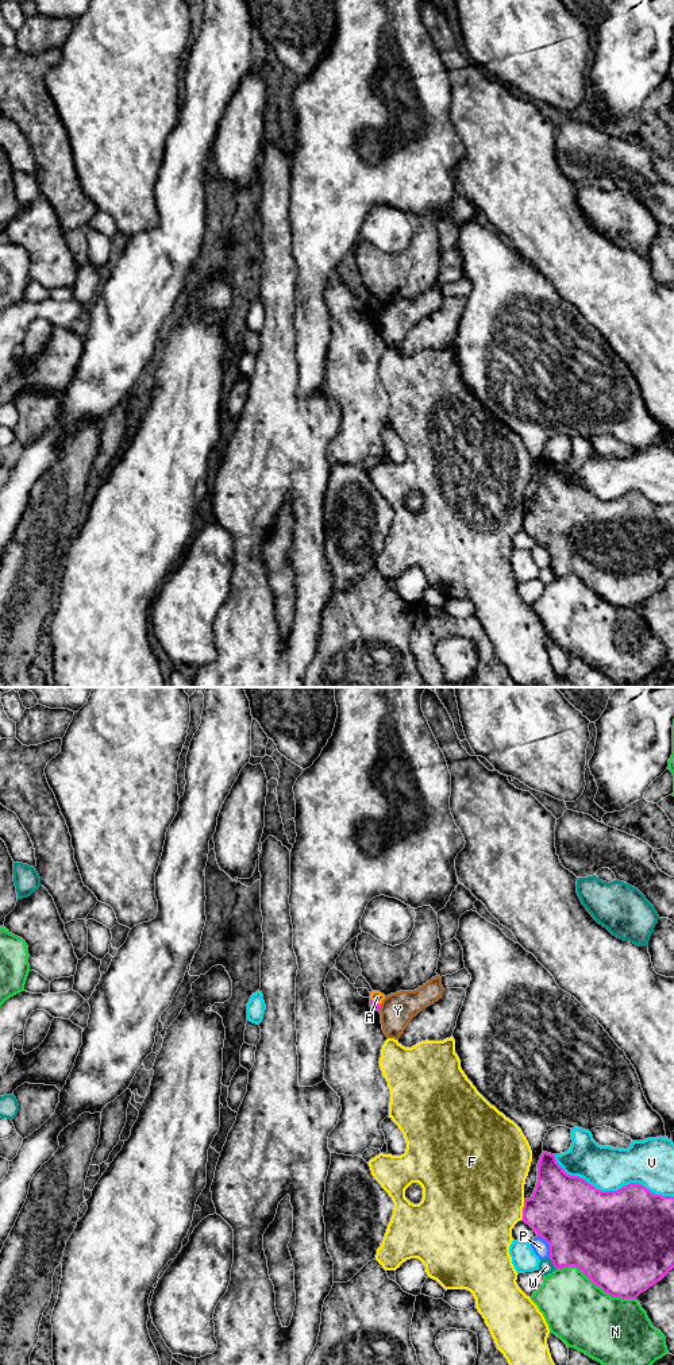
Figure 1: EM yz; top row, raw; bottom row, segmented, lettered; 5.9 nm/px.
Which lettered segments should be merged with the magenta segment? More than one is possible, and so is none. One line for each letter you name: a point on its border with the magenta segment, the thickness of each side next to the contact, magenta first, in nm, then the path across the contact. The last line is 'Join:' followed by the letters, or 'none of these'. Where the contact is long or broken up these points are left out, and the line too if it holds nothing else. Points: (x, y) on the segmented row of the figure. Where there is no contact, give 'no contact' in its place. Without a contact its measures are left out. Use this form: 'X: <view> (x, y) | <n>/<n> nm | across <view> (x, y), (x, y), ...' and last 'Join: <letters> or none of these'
Join: none of these

